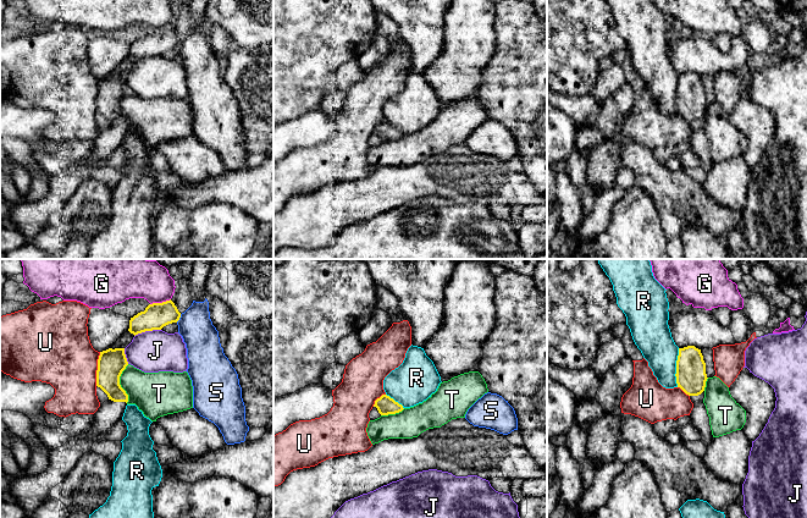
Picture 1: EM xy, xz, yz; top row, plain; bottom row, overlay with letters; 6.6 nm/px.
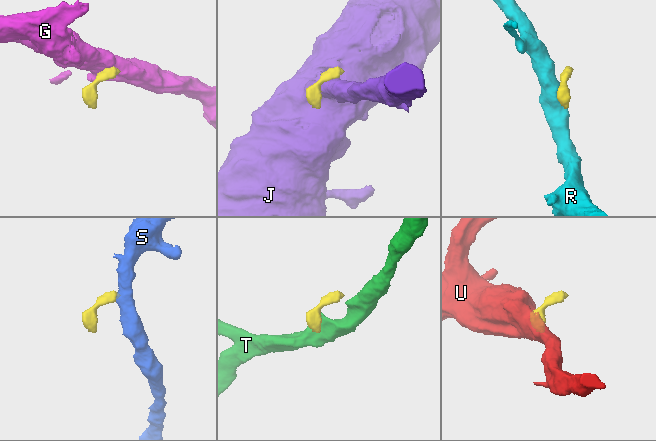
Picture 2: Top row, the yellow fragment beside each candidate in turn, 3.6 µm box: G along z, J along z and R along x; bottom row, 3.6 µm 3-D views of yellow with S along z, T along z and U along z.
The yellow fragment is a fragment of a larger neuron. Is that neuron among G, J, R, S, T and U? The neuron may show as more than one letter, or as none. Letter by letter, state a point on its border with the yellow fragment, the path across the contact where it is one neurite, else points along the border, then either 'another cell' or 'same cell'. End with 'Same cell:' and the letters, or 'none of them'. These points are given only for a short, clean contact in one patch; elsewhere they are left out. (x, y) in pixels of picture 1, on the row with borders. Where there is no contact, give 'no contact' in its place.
G: contact xy (160, 303); border xy (170, 298), (150, 304); another cell
J: contact xy (147, 330); border xy (160, 329), (142, 331), (134, 336); another cell
R: contact yz (676, 368); border yz (679, 348), (675, 368), (676, 386); another cell
S: contact xy (180, 317); border xy (181, 314), (176, 321); another cell
T: contact xy (119, 384); border xy (128, 364), (120, 376), (120, 386), (127, 395), (126, 402); another cell
U: contact xy (98, 369); border xy (100, 352), (95, 385); another cell
Same cell: none of them

